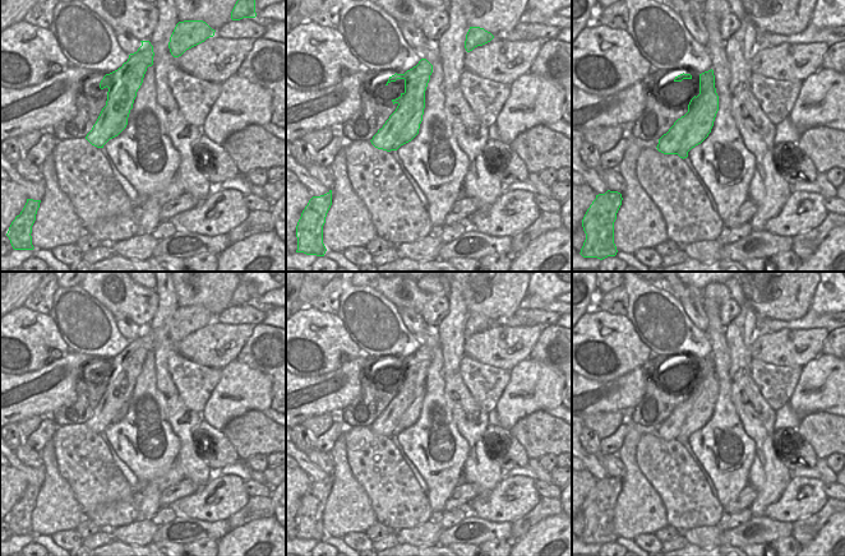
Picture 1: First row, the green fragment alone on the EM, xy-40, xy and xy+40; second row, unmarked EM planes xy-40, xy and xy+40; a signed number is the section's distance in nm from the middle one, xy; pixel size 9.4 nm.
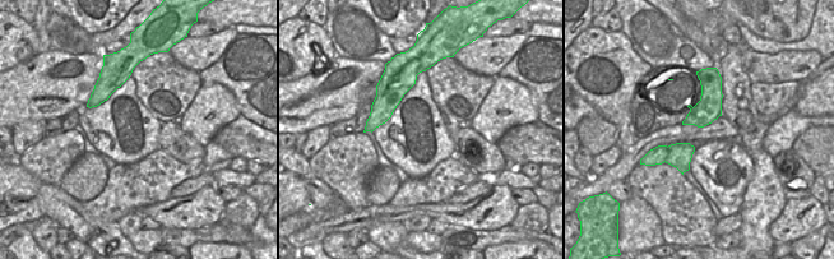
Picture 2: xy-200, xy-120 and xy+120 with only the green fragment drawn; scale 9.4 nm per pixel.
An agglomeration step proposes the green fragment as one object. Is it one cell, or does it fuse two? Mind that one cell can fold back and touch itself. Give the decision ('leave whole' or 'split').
split

